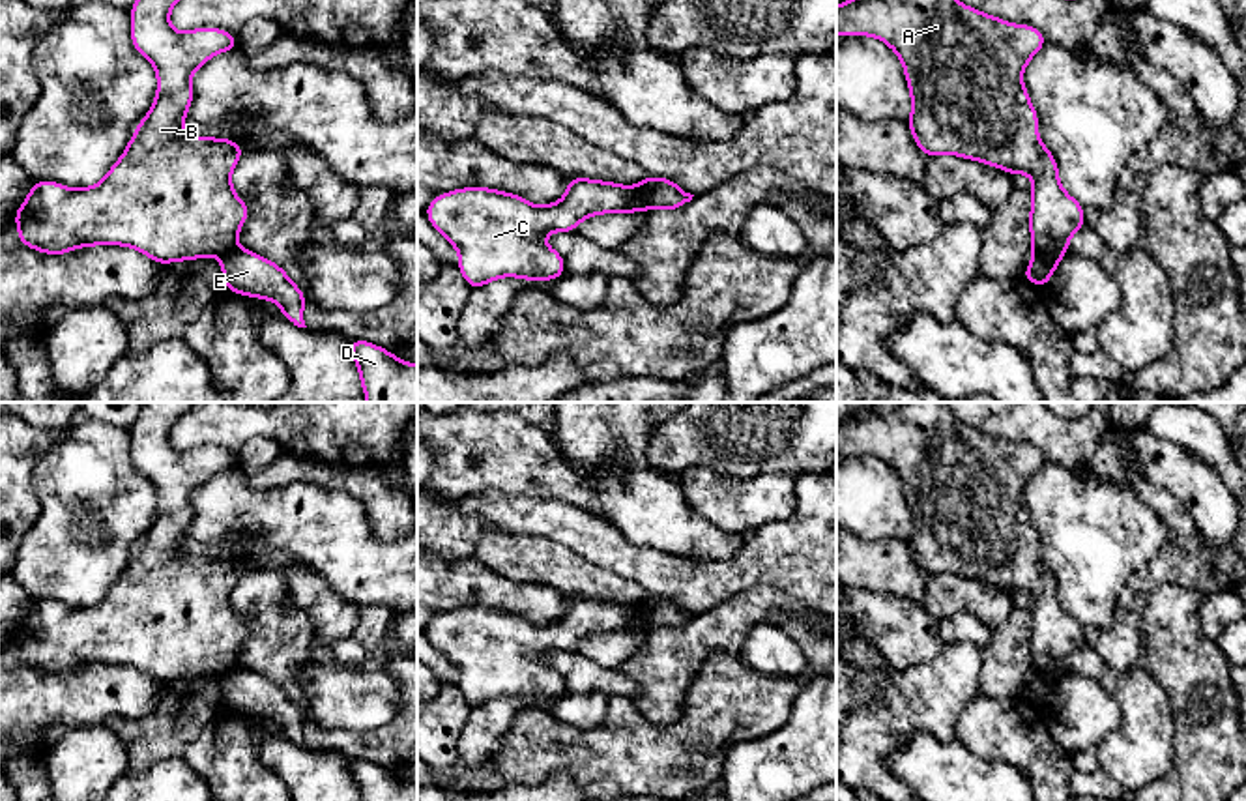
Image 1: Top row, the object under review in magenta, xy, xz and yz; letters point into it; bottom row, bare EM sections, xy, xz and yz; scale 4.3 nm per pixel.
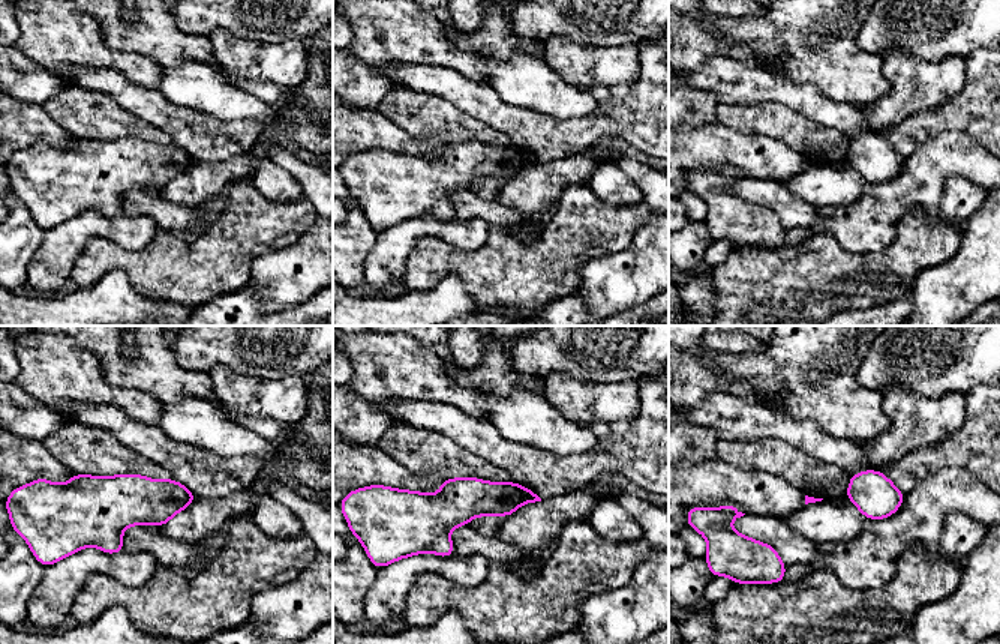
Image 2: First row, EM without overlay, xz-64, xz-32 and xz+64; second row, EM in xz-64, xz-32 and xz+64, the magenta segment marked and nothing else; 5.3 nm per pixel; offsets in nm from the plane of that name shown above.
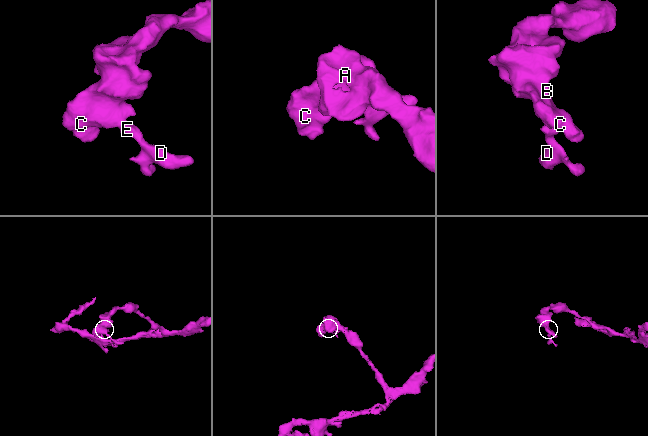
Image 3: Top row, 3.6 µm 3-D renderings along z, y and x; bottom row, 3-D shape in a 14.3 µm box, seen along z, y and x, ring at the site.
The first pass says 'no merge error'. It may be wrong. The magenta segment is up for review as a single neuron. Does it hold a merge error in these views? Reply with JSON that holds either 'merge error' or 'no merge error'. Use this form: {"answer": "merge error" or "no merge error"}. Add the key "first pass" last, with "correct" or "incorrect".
{"answer": "merge error", "first pass": "incorrect"}

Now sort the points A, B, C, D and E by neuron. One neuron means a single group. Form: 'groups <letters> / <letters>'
groups A B C / D E

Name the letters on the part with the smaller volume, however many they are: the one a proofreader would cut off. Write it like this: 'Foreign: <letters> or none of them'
Foreign: D, E

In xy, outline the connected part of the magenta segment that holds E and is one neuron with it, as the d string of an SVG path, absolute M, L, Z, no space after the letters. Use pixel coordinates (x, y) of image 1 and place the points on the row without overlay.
M236 666L221 677L225 707L241 715L271 719L288 741L307 747L303 739L305 713L275 681Z

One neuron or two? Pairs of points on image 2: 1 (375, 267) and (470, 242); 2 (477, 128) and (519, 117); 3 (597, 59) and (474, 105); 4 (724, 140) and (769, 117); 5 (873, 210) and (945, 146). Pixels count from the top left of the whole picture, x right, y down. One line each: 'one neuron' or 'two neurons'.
1: one neuron
2: two neurons
3: two neurons
4: two neurons
5: one neuron

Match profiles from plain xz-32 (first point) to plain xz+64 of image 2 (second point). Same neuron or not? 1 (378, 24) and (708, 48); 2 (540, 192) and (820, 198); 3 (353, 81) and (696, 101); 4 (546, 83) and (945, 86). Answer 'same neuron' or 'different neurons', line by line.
1: same neuron
2: different neurons
3: same neuron
4: different neurons

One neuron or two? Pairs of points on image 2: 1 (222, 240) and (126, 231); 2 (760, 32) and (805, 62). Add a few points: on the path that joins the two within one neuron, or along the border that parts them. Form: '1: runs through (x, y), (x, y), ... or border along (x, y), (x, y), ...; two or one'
1: border along (158, 228), (144, 246), (123, 248); two
2: runs through (772, 36), (784, 39), (795, 50); one

